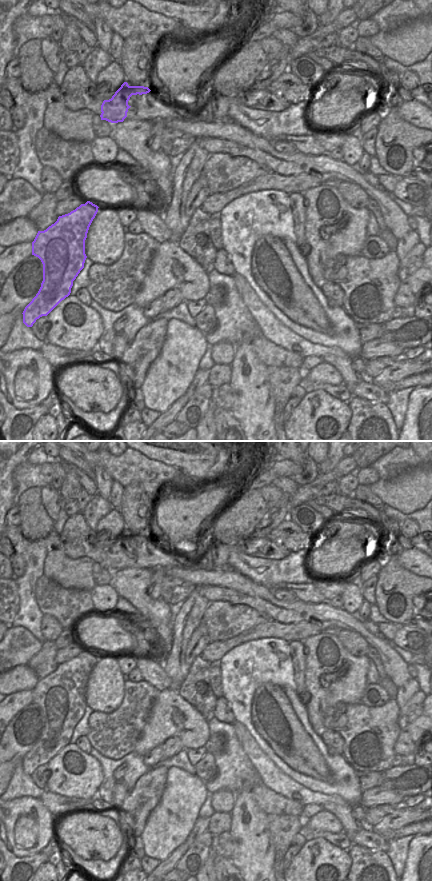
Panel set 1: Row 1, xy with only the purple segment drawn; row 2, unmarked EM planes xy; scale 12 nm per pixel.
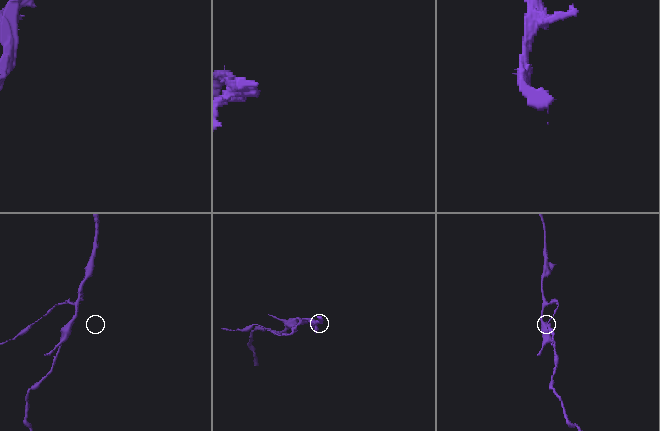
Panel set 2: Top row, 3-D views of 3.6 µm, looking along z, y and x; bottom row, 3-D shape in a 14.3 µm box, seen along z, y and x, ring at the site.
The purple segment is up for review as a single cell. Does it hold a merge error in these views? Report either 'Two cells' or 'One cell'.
Two cells.

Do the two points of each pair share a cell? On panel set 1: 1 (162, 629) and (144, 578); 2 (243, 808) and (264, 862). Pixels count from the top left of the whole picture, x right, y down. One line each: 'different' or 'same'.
1: same
2: same

